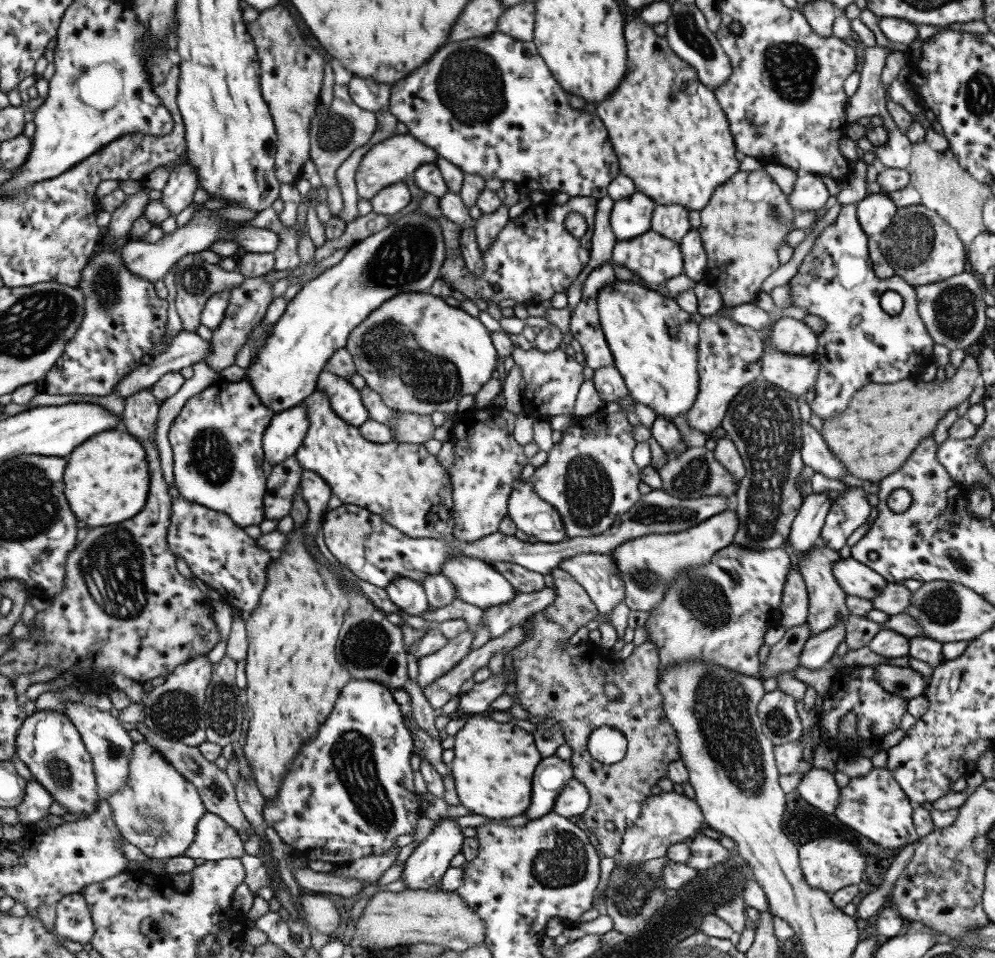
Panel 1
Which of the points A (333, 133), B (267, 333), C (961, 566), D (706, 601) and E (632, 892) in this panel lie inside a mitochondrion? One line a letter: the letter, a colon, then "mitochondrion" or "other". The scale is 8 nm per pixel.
A: mitochondrion
B: other
C: mitochondrion
D: mitochondrion
E: mitochondrion

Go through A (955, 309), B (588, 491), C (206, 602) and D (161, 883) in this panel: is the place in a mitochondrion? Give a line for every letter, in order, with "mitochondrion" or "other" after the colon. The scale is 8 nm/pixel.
A: mitochondrion
B: mitochondrion
C: other
D: other

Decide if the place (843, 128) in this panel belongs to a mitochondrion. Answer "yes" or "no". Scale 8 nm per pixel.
no

